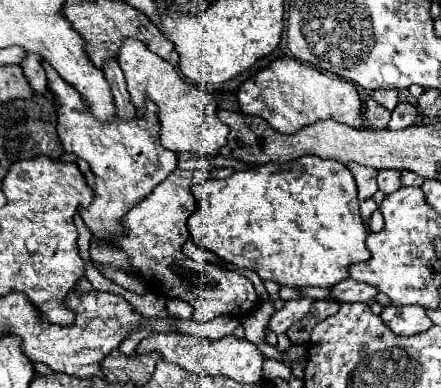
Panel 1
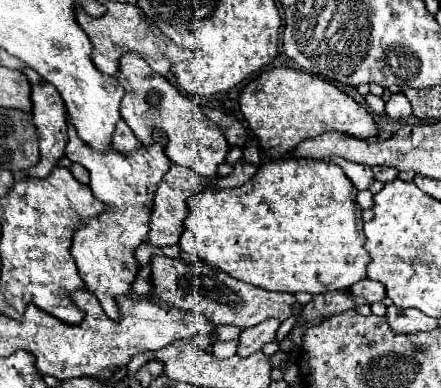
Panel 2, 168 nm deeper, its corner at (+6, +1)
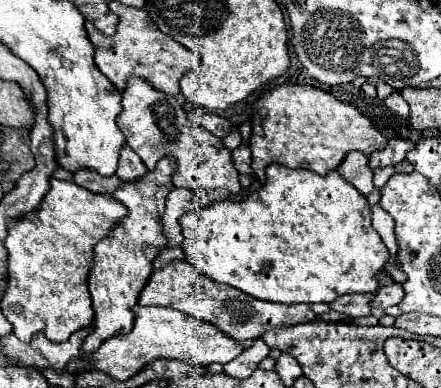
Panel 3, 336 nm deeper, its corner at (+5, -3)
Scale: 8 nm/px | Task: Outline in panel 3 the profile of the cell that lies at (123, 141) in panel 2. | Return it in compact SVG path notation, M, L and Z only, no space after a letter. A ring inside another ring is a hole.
M124 148L120 152L120 164L118 164L118 170L116 170L116 176L120 180L138 180L146 174L146 166L144 162L138 158L138 154L132 150L132 148Z

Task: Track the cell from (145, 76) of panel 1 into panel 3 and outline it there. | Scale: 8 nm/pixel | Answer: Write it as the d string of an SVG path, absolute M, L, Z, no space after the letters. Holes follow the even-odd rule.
M136 76L128 80L128 86L122 92L122 112L118 116L118 126L120 126L122 134L126 136L126 144L142 158L142 162L146 164L148 170L154 170L156 162L164 156L172 156L176 160L178 170L174 174L174 184L178 188L226 188L234 196L240 194L242 186L240 186L240 180L238 180L238 172L232 164L230 150L224 148L222 140L216 138L214 134L210 134L208 130L192 124L174 96L166 96L166 94L154 90L146 80L136 78Z

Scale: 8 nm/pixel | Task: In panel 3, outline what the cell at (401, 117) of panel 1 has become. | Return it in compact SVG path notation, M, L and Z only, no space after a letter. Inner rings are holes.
M392 92L386 100L386 106L392 110L392 112L396 112L398 116L402 116L402 118L408 118L408 104L406 104L406 100L400 96L400 92Z

